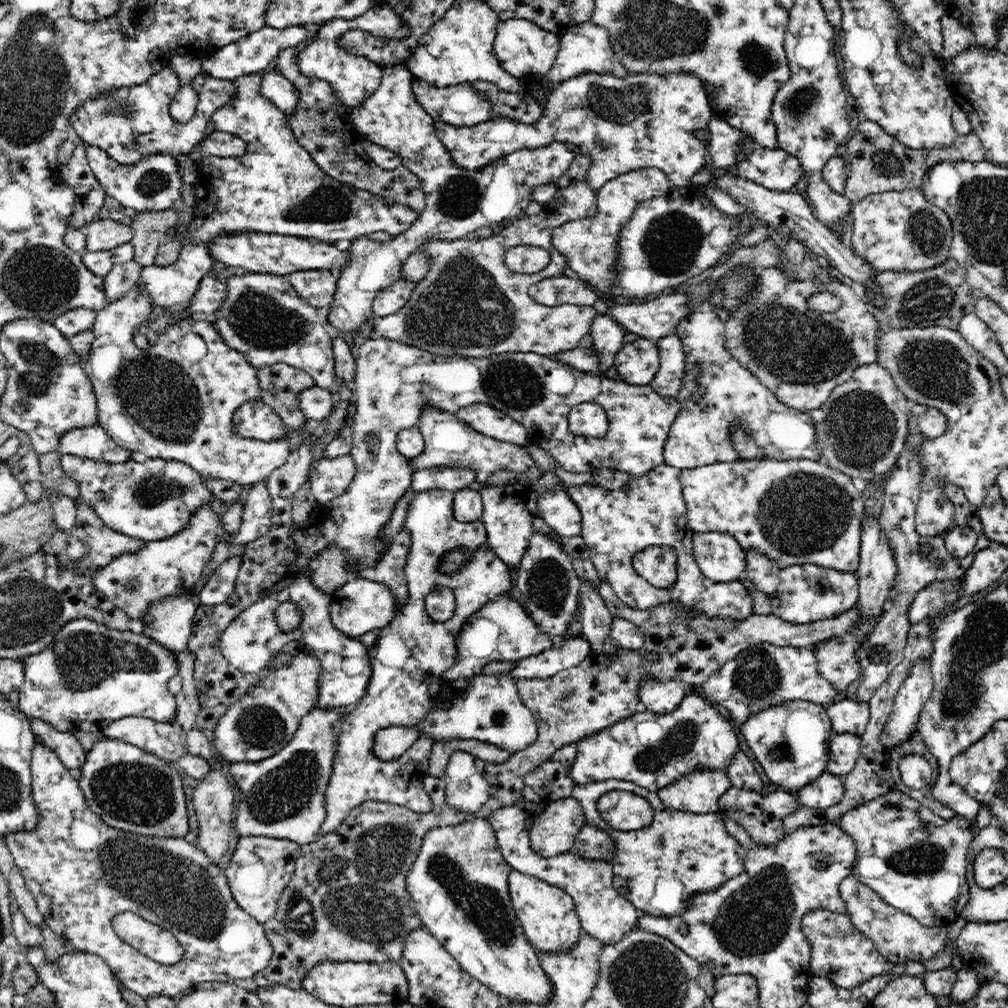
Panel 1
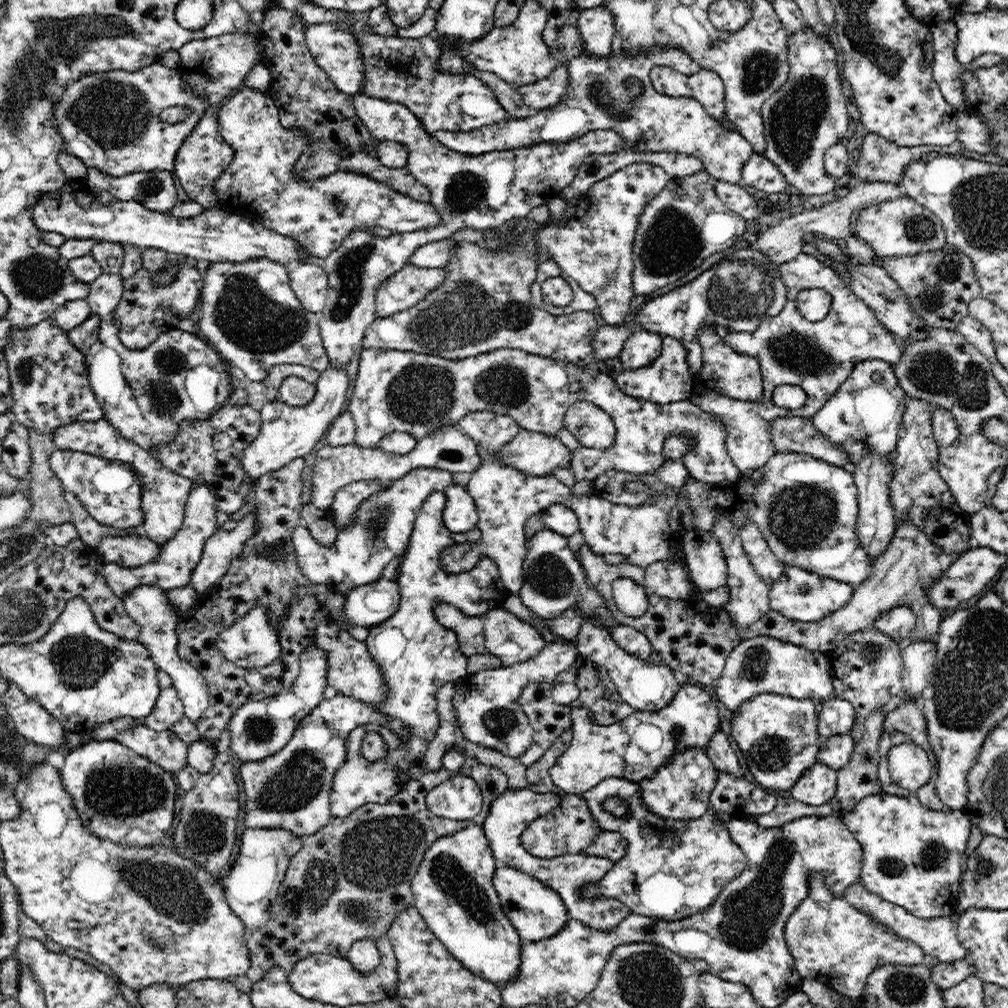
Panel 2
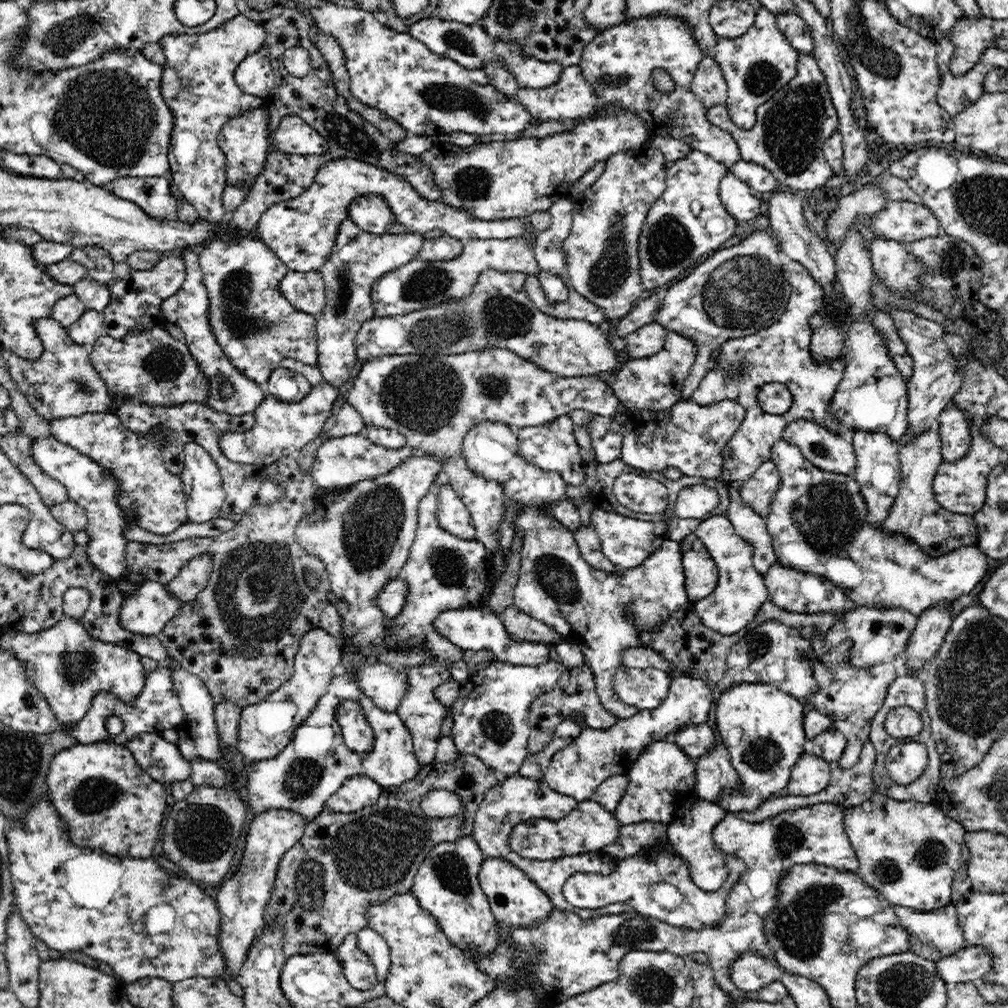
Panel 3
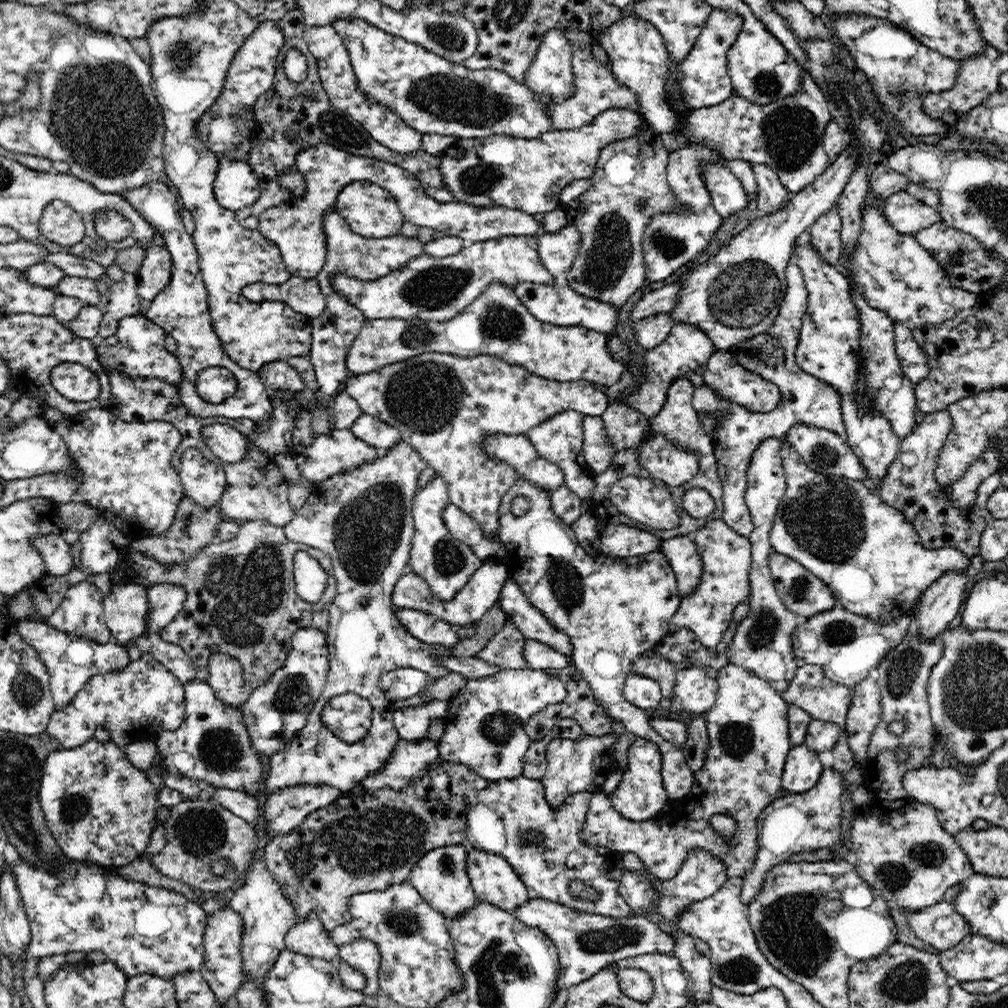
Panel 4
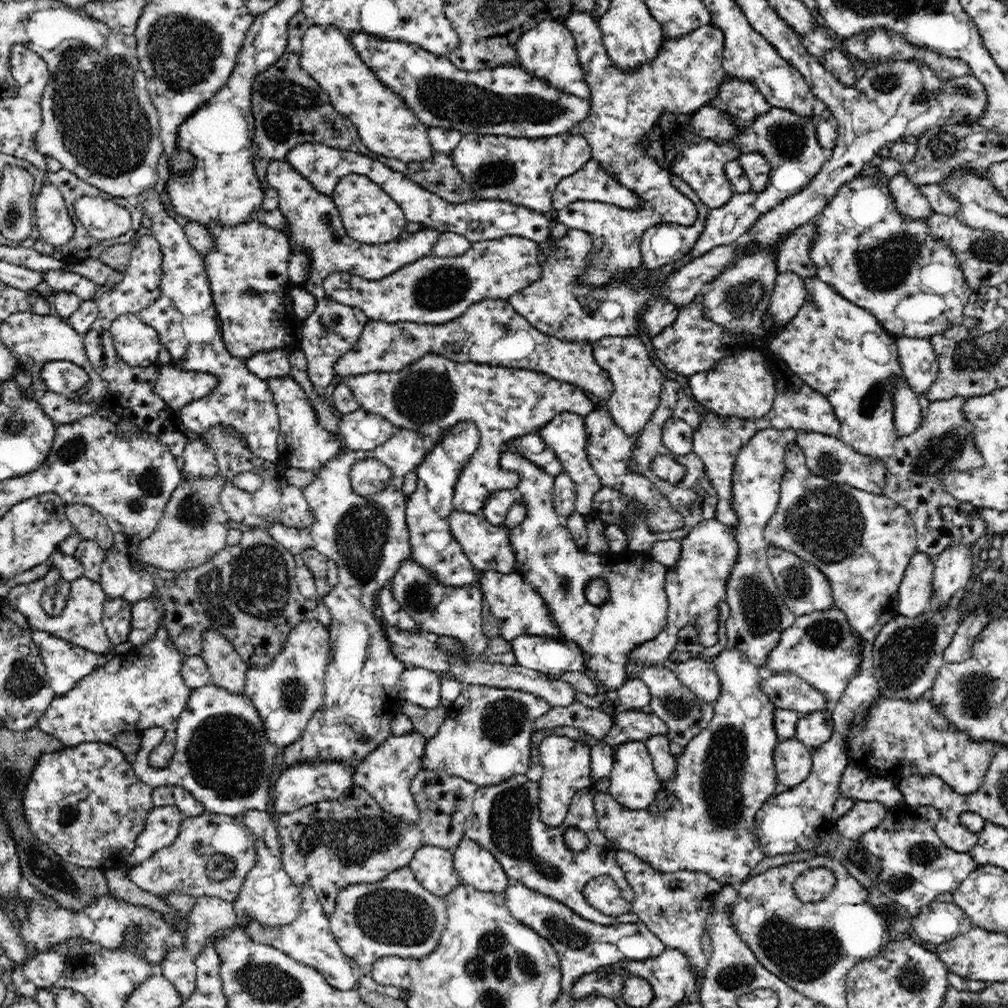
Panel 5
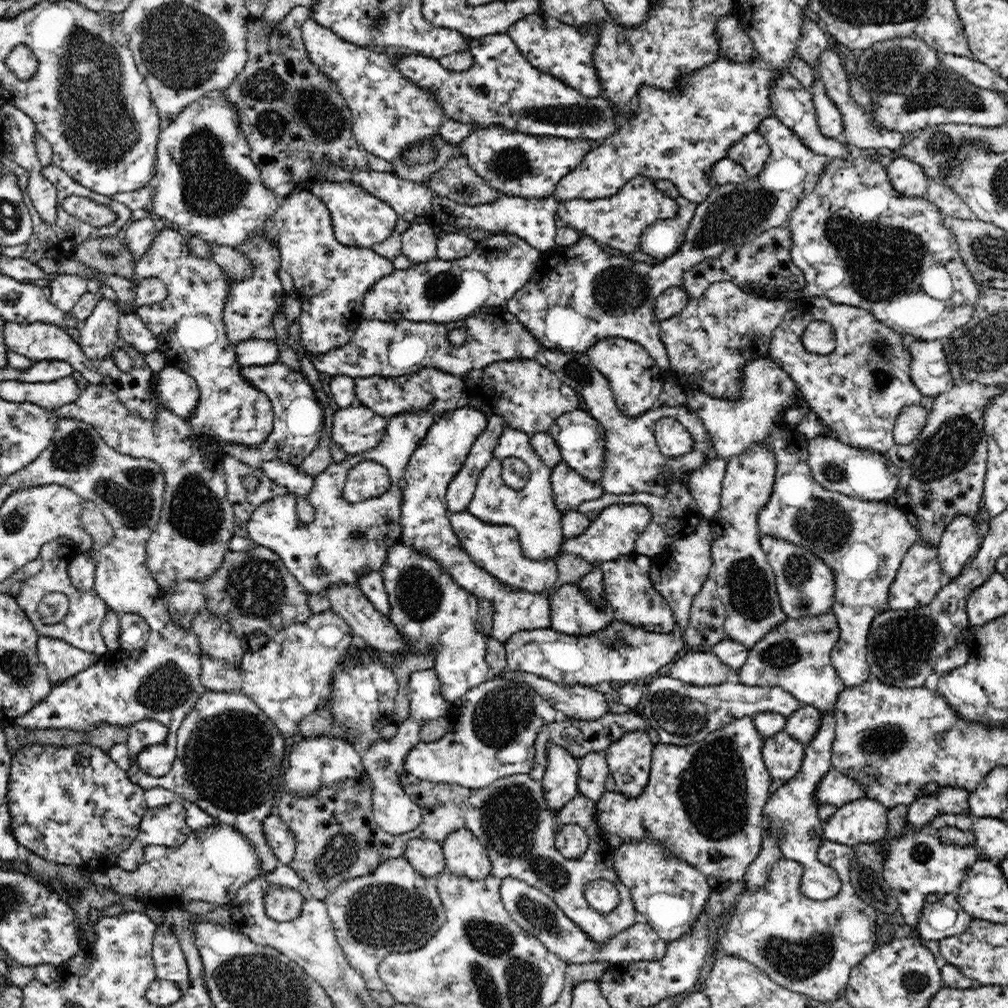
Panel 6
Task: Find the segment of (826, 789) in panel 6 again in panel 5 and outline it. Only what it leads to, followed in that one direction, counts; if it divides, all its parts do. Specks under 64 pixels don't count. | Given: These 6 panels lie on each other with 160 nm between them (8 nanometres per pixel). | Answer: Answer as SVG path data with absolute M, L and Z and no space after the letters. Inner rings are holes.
M848 765L839 782L839 793L856 801L880 801L889 809L901 806L905 798L891 779L869 775L859 768Z

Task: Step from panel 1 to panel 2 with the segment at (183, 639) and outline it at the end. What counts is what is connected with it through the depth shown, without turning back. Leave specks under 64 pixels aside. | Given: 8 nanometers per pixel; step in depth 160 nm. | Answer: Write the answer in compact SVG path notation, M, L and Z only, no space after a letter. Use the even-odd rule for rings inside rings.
M154 585L136 587L123 600L123 603L126 612L136 621L140 630L138 641L151 652L152 660L155 661L157 668L171 676L173 687L177 690L179 699L184 703L185 716L196 725L210 706L210 694L204 676L196 670L196 667L182 660L177 651L179 640L176 628L179 627L179 620L184 618L184 614L167 599L166 591Z

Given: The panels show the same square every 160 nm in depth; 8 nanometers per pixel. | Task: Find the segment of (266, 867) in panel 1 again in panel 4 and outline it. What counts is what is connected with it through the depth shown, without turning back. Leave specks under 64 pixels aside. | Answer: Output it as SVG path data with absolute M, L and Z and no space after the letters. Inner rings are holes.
M308 783L302 786L286 787L282 791L268 796L264 804L266 828L270 838L296 832L304 818L328 806L342 794L336 787L312 786ZM222 905L216 913L207 916L204 931L204 968L199 972L215 993L219 1004L226 1004L234 996L244 980L243 960L241 957L241 940L243 939L243 916L232 909L232 905Z

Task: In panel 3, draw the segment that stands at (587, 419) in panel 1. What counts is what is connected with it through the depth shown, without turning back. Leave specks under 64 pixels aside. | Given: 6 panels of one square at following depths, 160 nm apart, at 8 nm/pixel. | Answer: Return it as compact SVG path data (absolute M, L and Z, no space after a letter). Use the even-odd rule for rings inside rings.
M594 415L590 425L587 425L595 459L599 463L609 463L620 459L620 450L623 446L623 436L620 424L615 418Z

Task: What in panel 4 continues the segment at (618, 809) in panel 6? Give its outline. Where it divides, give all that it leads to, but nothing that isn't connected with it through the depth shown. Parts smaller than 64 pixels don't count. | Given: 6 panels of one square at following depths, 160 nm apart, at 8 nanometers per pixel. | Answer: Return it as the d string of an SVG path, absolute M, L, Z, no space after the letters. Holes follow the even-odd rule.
M728 662L718 672L714 673L718 683L718 690L714 706L707 712L708 716L706 716L708 742L710 743L710 746L707 748L706 752L707 757L704 759L703 769L700 769L693 774L694 784L692 784L689 794L677 801L676 810L664 815L663 818L661 818L661 816L659 818L655 817L655 819L648 820L647 823L641 825L636 821L632 821L622 816L620 812L616 811L609 800L609 796L606 795L606 793L596 791L591 794L588 812L586 812L586 816L584 818L584 827L581 829L581 840L585 842L585 844L588 844L589 846L608 848L612 851L618 851L621 854L636 854L636 856L638 856L640 861L644 864L645 869L650 871L650 873L652 873L652 875L654 875L654 877L660 881L668 881L674 878L674 876L682 869L683 863L685 862L685 857L688 855L690 849L706 850L708 853L714 854L716 858L720 858L720 861L726 862L726 866L728 866L728 879L736 877L744 879L756 865L755 861L757 860L757 852L759 851L759 847L756 846L758 837L758 816L764 810L764 808L766 808L773 801L772 798L776 798L778 790L782 788L781 778L783 768L785 765L785 760L787 759L788 751L790 751L792 748L791 737L789 736L788 728L788 709L790 705L786 700L783 699L782 696L780 696L780 692L778 692L775 688L772 688L772 686L770 686L770 684L768 684L765 680L758 678L758 676L752 674L752 671L747 671L738 665ZM712 816L731 816L734 818L736 821L736 828L738 830L736 830L736 838L734 838L733 846L725 846L725 841L722 839L722 836L719 836L717 831L712 827L712 825L710 825L710 818L712 818Z

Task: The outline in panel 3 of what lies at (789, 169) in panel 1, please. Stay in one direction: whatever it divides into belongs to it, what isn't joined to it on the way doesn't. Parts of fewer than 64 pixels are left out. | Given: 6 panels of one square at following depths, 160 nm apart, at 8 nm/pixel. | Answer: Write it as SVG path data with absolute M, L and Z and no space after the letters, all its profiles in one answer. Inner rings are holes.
M738 160L729 168L729 172L736 178L743 180L755 194L774 192L780 187L776 177L763 165L752 161Z

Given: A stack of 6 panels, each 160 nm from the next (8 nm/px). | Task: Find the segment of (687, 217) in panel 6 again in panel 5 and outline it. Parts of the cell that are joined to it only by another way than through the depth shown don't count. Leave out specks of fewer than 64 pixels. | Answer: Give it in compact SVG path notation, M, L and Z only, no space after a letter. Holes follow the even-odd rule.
M670 172L672 179L672 184L679 189L680 192L684 193L697 208L697 219L691 225L681 225L672 223L660 223L656 226L648 228L644 231L644 234L640 236L640 250L642 255L642 262L648 270L654 270L660 268L661 266L666 266L670 262L674 262L691 251L691 248L695 245L695 242L699 239L701 232L704 228L708 212L710 212L710 207L700 200L700 197L688 186L687 181L674 173Z

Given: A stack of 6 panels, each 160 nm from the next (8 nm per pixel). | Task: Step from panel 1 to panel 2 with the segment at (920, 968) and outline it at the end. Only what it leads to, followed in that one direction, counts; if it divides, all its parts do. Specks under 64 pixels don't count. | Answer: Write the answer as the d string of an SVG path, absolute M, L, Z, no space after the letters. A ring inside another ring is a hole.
M812 875L810 880L811 894L790 916L784 927L784 938L787 940L787 947L796 961L796 971L800 977L811 979L829 986L833 991L838 992L845 998L849 998L856 1005L857 998L863 993L868 976L876 968L884 967L886 964L906 964L907 966L922 965L922 958L925 955L924 949L916 943L910 943L906 939L900 939L888 931L886 927L877 926L876 922L858 912L845 900L843 896L834 899L833 893L824 886L824 878L820 875Z

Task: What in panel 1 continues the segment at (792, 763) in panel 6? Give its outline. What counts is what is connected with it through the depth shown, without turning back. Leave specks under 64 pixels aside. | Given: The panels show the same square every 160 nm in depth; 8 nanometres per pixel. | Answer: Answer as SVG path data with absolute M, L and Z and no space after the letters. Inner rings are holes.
M824 771L815 781L797 790L797 800L810 808L825 809L838 804L844 791L842 778Z

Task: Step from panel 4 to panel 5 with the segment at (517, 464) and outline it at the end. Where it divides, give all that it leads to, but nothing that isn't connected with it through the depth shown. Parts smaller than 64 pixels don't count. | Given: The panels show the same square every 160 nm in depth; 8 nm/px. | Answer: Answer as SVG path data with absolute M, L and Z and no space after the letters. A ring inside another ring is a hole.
M538 433L514 438L503 445L503 451L514 451L520 457L530 461L530 464L536 465L540 470L546 471L554 478L563 471L562 463L556 458L552 450L548 450L548 446L544 444L544 439L540 438Z

